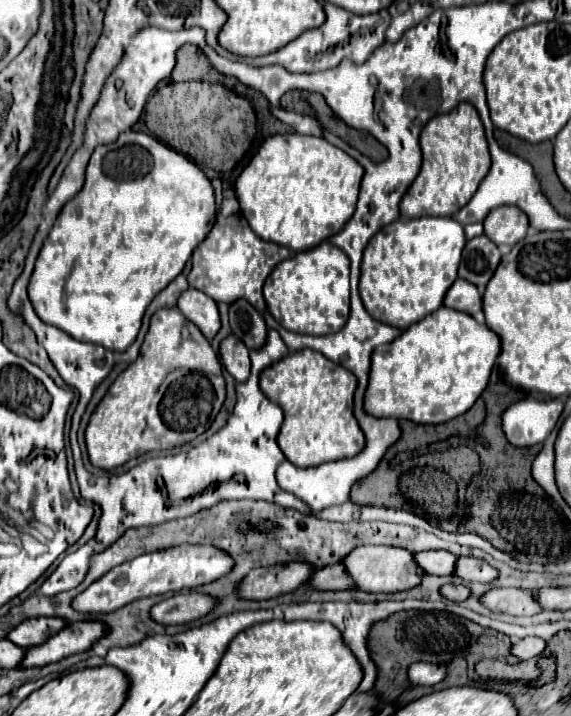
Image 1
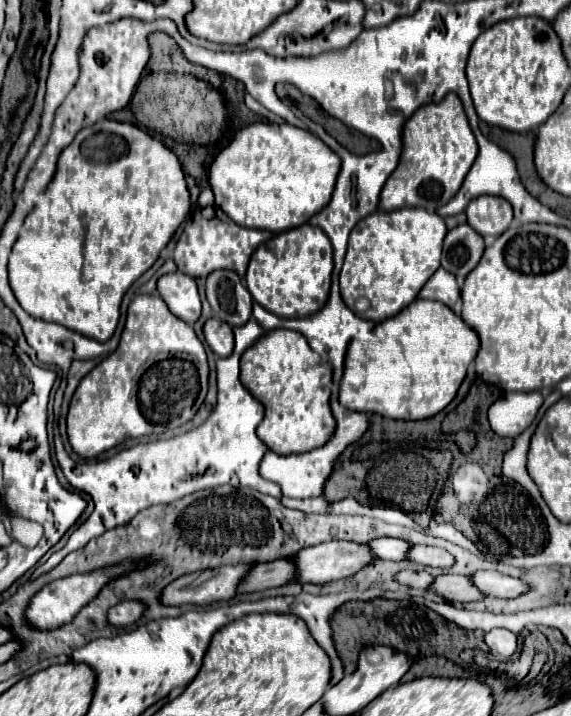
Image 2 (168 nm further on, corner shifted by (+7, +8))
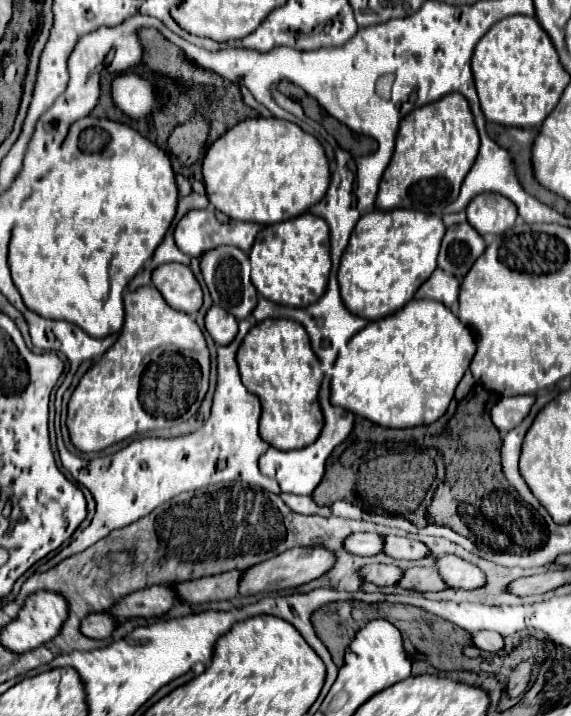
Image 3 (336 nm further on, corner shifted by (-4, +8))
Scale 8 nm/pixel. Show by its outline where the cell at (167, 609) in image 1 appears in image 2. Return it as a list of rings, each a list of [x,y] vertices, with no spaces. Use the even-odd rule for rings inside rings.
[[[123,601],[123,603],[119,603],[117,607],[113,607],[113,609],[109,609],[109,613],[107,613],[107,621],[113,625],[113,627],[127,627],[127,625],[133,625],[139,617],[141,617],[141,613],[143,613],[143,605],[141,603],[135,603],[135,601]]]

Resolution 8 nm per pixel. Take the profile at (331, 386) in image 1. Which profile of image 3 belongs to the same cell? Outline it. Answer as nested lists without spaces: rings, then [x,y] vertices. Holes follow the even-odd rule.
[[[292,319],[256,323],[238,349],[238,367],[244,387],[260,397],[260,437],[276,449],[302,449],[320,437],[324,413],[318,401],[324,369],[312,353],[306,329]]]

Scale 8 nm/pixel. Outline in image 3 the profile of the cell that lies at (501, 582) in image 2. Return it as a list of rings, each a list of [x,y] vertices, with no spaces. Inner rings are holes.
[[[442,555],[438,557],[438,573],[450,587],[458,589],[478,589],[486,585],[486,575],[480,567],[456,557],[456,555]]]

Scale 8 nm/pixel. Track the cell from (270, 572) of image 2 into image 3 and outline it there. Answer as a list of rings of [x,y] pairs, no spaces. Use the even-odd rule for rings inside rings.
[[[228,571],[212,577],[202,577],[194,581],[186,581],[178,585],[180,597],[184,603],[210,603],[210,601],[222,601],[222,599],[234,599],[238,597],[240,587],[240,575],[244,571]]]

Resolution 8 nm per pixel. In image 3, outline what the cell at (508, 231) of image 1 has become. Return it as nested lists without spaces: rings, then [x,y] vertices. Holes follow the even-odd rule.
[[[480,193],[466,207],[468,223],[482,235],[486,244],[498,237],[496,233],[508,231],[516,217],[516,205],[498,193]]]

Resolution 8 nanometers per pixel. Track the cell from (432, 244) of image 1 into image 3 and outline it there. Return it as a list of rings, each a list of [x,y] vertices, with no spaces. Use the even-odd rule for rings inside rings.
[[[392,209],[364,215],[352,231],[338,271],[340,293],[348,311],[374,321],[402,309],[438,267],[436,261],[444,233],[442,219],[432,213]]]

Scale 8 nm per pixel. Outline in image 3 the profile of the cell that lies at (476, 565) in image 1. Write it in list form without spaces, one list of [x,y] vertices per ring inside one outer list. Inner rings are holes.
[[[386,535],[384,543],[384,553],[394,557],[394,559],[424,559],[430,555],[430,549],[416,539],[408,537],[396,537],[396,535]]]

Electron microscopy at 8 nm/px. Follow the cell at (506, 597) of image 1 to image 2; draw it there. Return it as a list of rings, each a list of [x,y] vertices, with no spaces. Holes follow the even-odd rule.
[[[437,575],[429,583],[427,591],[433,591],[447,601],[477,601],[485,597],[483,593],[477,593],[477,589],[473,589],[469,577],[465,575]]]

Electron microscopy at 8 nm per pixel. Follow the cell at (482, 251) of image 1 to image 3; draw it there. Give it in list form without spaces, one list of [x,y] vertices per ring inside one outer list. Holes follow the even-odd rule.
[[[468,223],[452,225],[446,229],[442,249],[438,255],[438,267],[446,273],[452,273],[458,281],[472,269],[476,259],[484,253],[486,243],[476,229]]]

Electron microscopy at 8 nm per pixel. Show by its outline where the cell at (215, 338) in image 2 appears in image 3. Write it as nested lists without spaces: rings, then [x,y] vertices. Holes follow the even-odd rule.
[[[214,305],[206,313],[206,329],[216,341],[216,345],[228,345],[228,341],[234,341],[238,333],[238,321],[230,313]]]

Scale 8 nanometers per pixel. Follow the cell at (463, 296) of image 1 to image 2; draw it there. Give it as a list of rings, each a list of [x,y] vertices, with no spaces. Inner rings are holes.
[[[437,269],[433,277],[429,277],[429,281],[423,285],[417,297],[441,301],[447,307],[453,307],[459,301],[459,285],[451,273],[445,273],[445,269]]]

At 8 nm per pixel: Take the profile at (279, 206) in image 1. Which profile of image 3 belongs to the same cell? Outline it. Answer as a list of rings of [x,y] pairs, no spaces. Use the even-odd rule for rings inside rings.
[[[274,117],[238,123],[204,157],[204,183],[210,205],[236,221],[272,225],[300,217],[324,197],[330,179],[330,161],[318,139],[304,133],[296,123]]]

